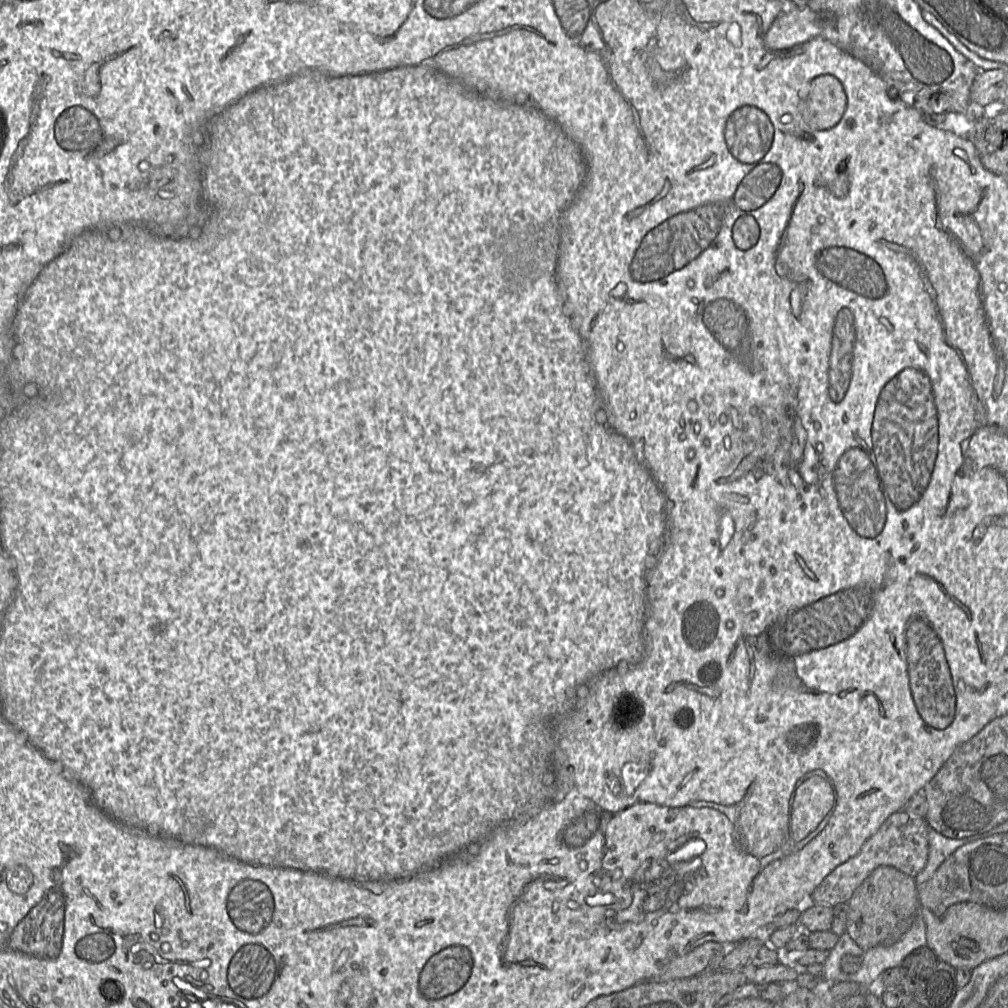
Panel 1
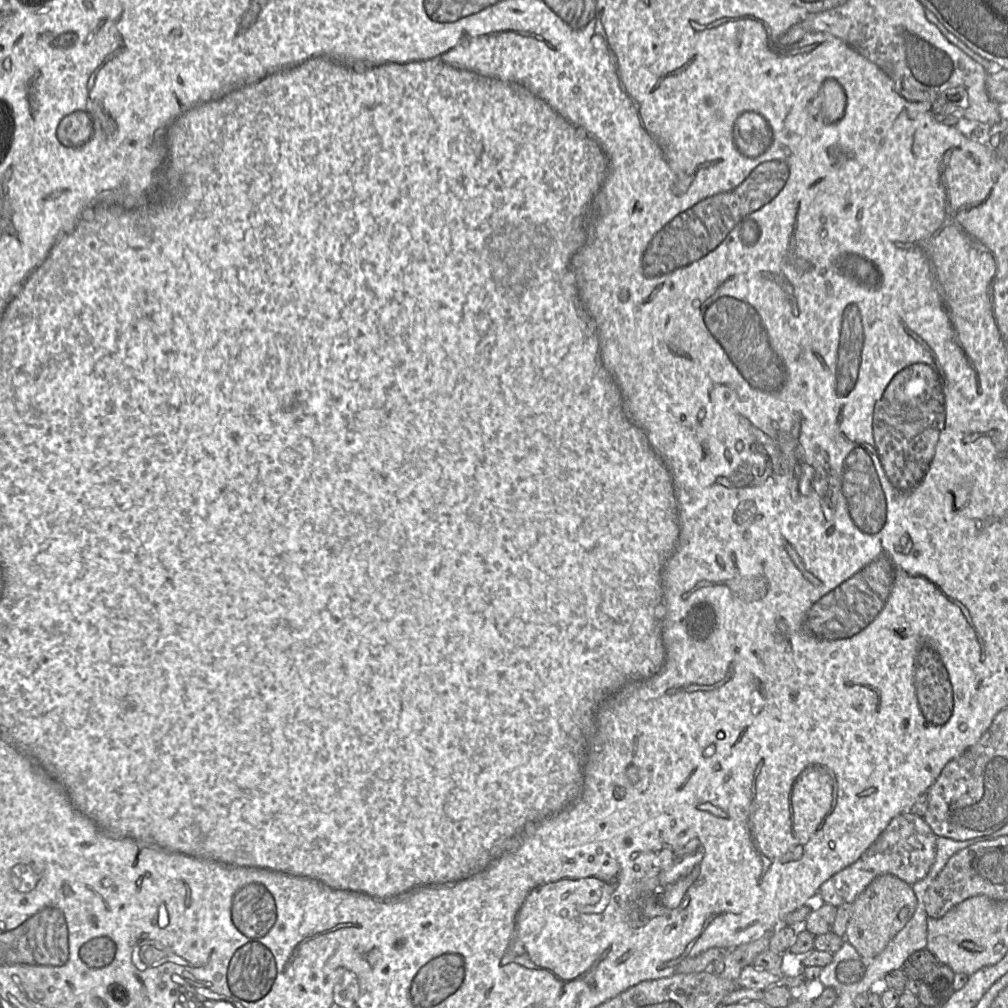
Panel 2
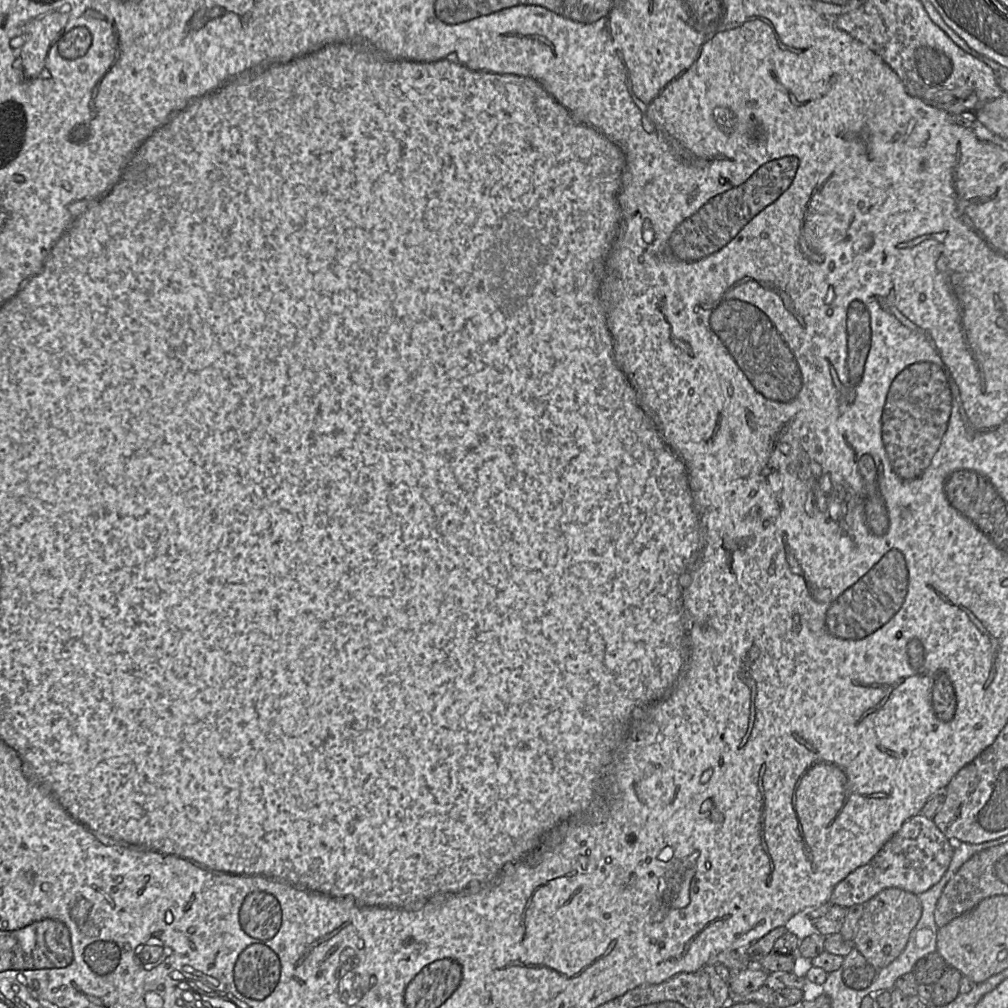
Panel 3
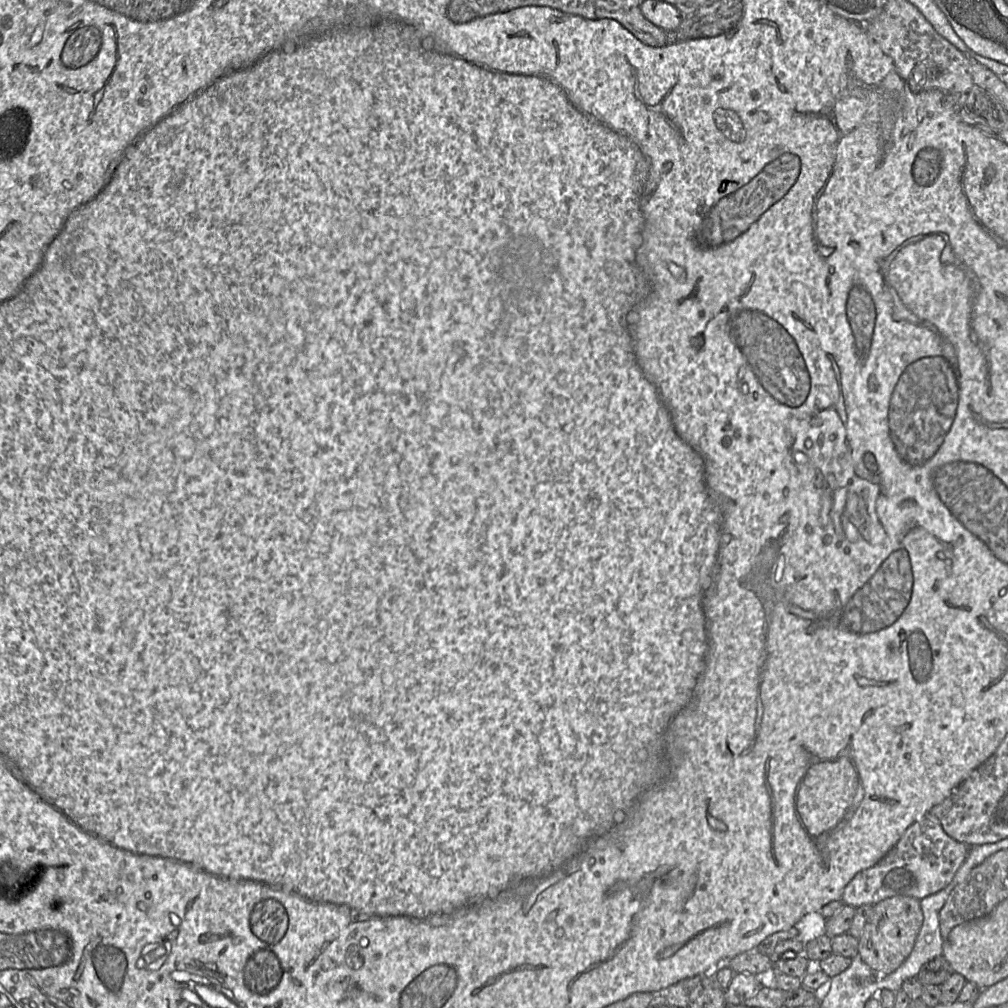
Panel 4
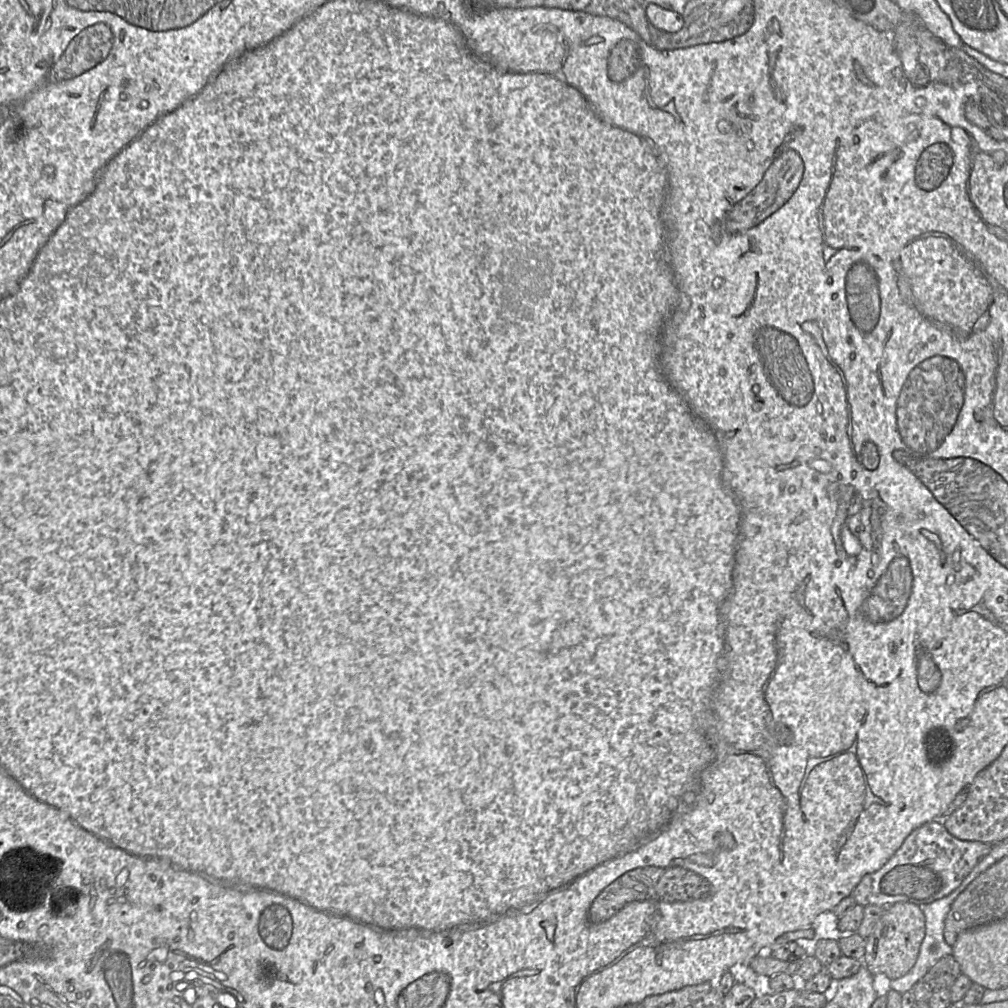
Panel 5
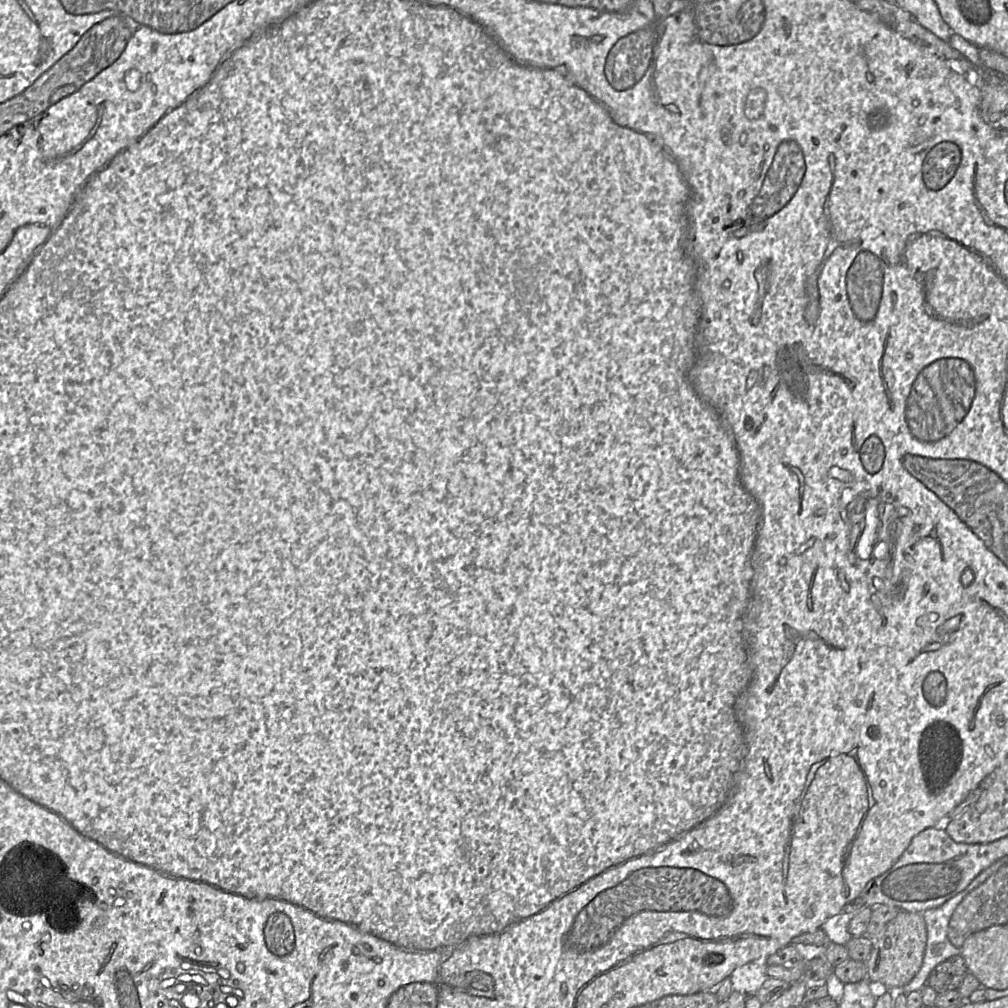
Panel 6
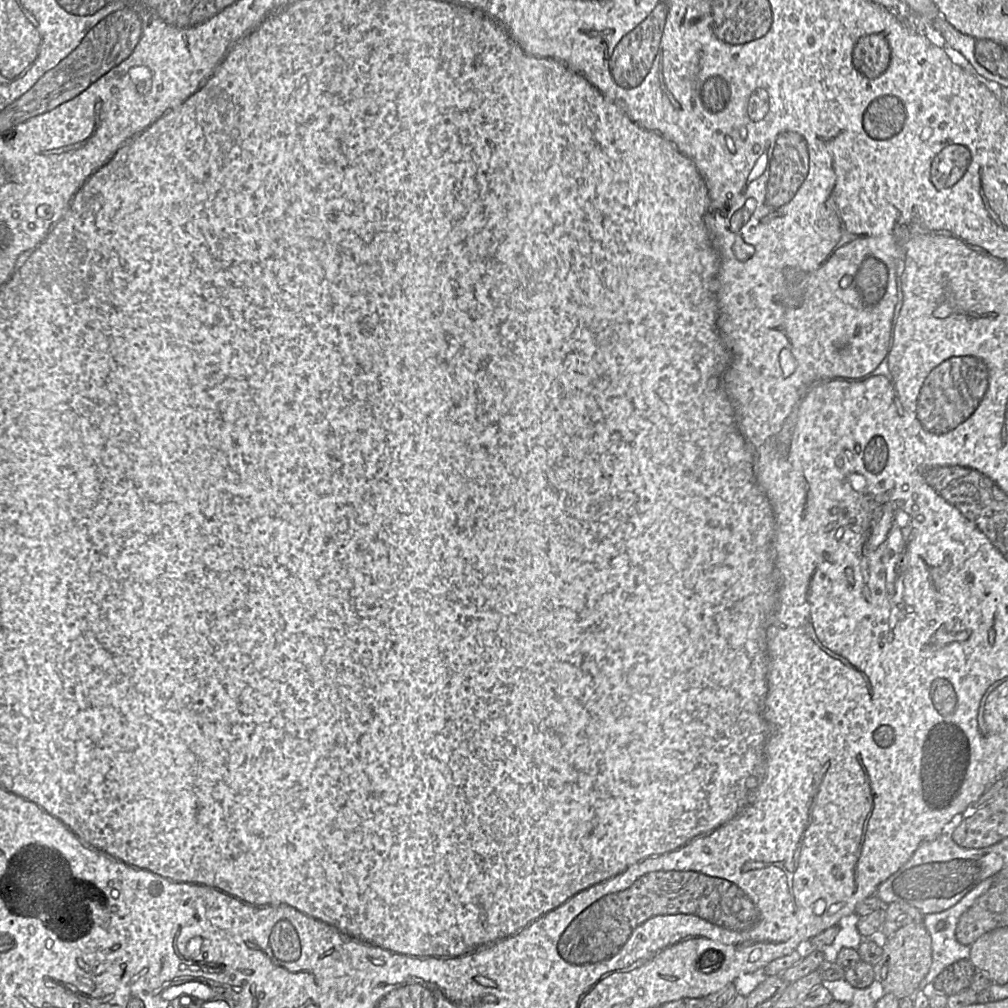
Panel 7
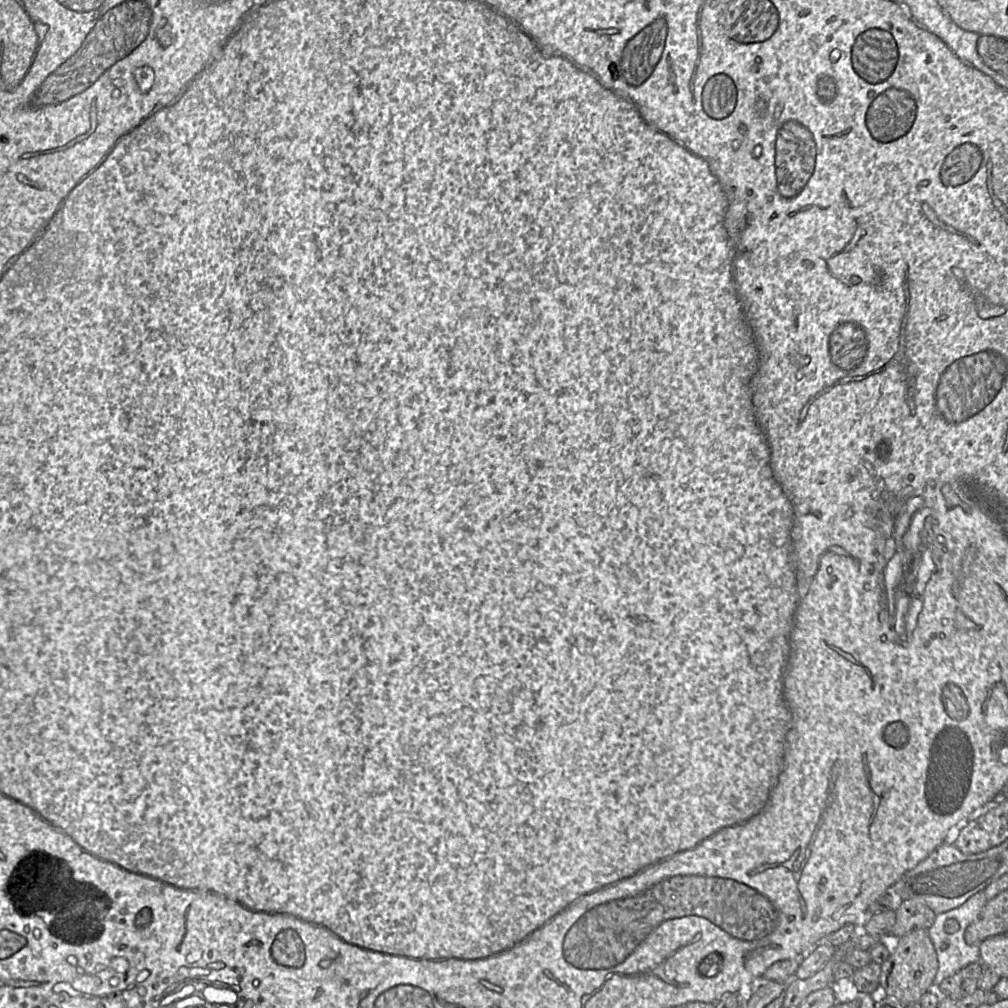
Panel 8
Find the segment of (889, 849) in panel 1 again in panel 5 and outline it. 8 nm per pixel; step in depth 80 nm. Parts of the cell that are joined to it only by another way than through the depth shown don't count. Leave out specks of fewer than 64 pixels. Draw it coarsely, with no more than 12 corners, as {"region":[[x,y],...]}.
{"region":[[915,829],[851,893],[923,906],[954,891],[993,844]]}

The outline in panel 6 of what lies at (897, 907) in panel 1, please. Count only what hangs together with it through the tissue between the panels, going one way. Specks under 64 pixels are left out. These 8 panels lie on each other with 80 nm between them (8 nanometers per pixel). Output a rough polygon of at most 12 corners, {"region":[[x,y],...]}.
{"region":[[901,910],[872,938],[867,979],[899,992],[920,970],[923,916]]}

